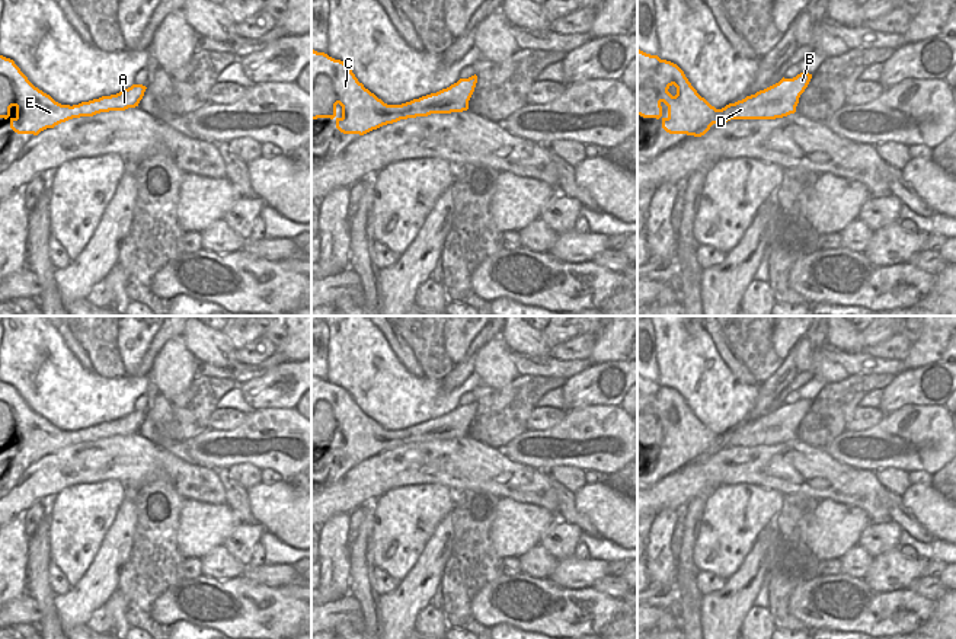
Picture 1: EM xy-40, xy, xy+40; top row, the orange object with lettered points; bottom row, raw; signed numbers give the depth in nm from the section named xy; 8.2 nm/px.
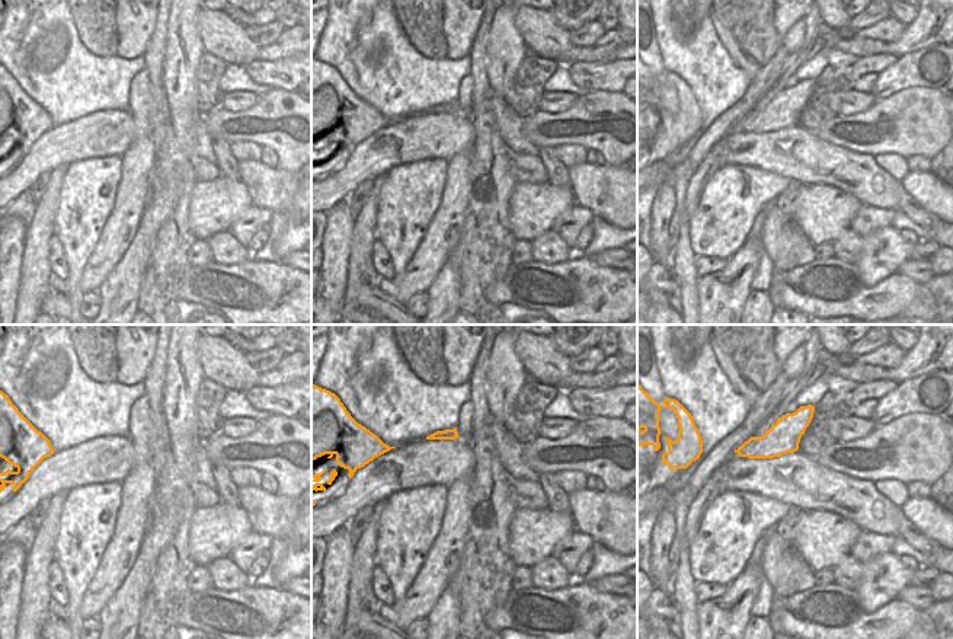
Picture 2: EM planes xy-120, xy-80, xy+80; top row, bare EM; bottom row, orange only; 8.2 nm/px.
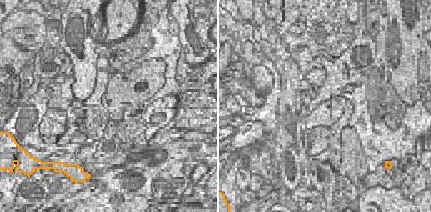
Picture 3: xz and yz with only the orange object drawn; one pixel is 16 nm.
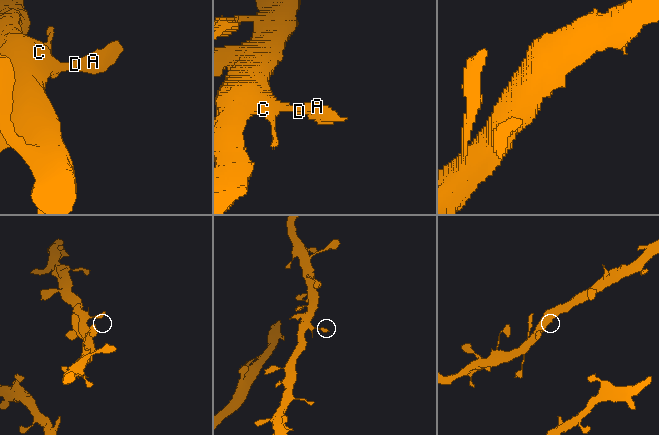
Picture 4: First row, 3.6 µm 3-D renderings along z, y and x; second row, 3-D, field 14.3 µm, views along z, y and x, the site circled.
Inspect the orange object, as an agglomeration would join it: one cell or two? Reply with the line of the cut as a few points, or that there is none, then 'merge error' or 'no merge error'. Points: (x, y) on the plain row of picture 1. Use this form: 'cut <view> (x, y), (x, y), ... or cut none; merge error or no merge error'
cut none; no merge error

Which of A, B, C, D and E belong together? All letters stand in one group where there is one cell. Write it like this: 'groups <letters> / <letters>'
groups A B C D E

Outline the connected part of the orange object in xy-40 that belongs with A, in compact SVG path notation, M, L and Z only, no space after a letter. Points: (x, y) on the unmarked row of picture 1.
M0 381L0 444L9 444L10 454L17 460L38 461L73 444L135 434L146 415L143 410L132 410L116 421L73 432L61 431L35 413L13 386Z

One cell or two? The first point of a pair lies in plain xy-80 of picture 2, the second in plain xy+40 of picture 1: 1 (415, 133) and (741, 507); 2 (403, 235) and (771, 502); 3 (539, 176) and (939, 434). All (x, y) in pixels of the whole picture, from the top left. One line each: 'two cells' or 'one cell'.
1: two cells
2: one cell
3: two cells

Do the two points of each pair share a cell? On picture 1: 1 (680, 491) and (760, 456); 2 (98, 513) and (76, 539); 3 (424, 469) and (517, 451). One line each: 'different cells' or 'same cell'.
1: same cell
2: same cell
3: different cells

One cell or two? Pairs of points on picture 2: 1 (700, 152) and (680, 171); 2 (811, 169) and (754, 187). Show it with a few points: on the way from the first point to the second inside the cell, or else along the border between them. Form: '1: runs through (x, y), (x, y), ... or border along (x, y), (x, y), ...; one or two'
1: border along (687, 157), (696, 166); two
2: border along (752, 168), (776, 172), (789, 179); two

